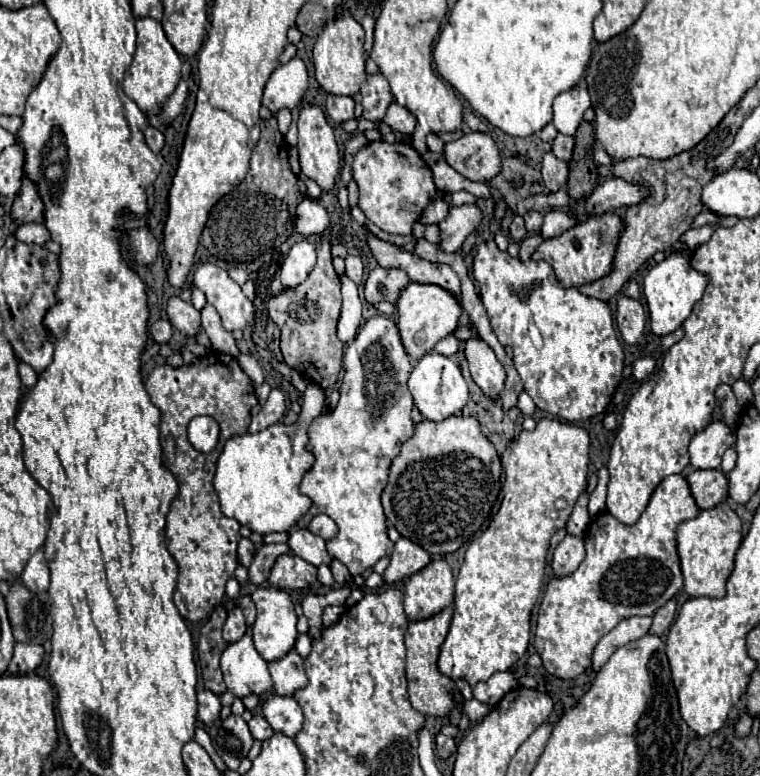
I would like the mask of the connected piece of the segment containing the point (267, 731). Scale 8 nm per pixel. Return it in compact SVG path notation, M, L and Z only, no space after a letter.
M254 715L252 721L248 723L248 727L250 727L252 737L258 739L258 741L266 741L266 739L270 739L270 737L274 735L272 727L268 725L268 721L266 721L262 715Z

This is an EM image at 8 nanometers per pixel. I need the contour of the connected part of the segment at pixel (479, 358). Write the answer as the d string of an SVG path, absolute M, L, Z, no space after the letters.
M468 339L464 345L464 353L470 363L470 373L480 389L490 397L498 397L504 389L506 373L488 343L482 339Z

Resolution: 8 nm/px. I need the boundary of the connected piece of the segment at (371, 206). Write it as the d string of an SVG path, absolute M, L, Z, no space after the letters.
M374 141L370 145L366 145L364 149L360 149L354 157L352 163L352 171L354 171L354 179L358 183L360 189L360 199L358 199L358 207L362 209L362 213L374 223L378 225L382 231L390 233L390 235L410 235L412 233L412 225L420 219L420 215L424 213L424 209L434 201L440 199L444 193L434 185L432 181L432 169L428 167L428 163L420 157L420 153L408 145L408 143L386 143L386 141Z

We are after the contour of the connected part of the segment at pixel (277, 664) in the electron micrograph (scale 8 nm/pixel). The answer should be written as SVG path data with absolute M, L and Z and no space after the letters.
M294 649L282 659L268 663L268 669L274 681L274 693L280 697L292 697L308 683L308 677L304 673L304 661Z

